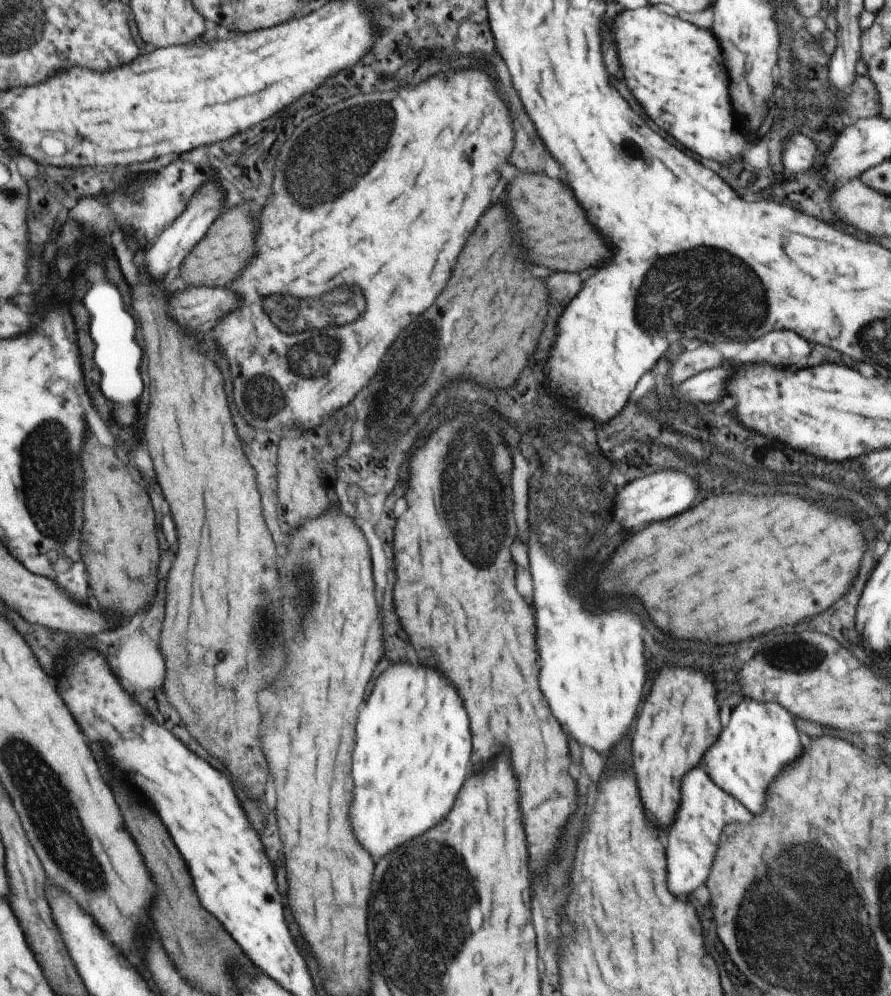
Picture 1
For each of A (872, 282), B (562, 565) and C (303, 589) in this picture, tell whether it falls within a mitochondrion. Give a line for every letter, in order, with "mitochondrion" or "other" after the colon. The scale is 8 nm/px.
A: other
B: mitochondrion
C: mitochondrion

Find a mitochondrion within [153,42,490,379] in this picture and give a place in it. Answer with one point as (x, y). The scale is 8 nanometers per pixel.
(367, 135)

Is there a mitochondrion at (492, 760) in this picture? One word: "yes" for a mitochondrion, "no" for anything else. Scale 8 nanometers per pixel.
no

